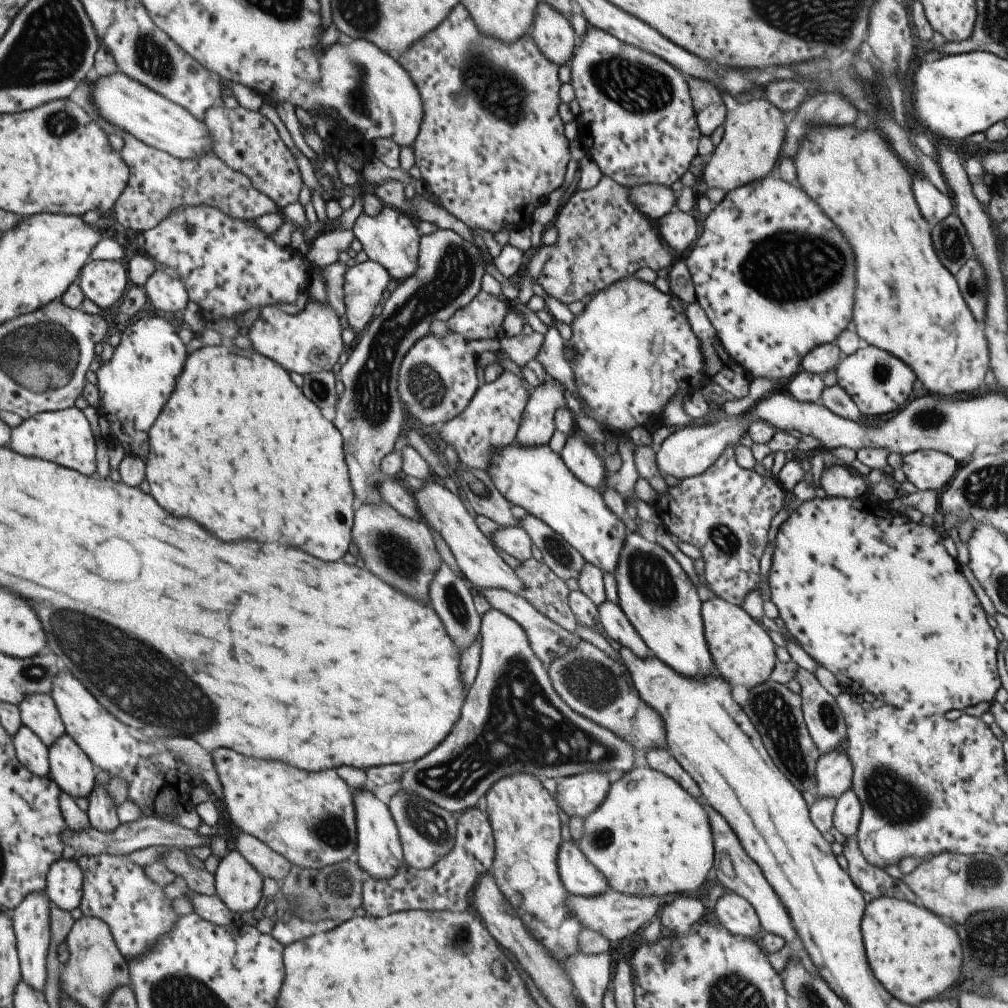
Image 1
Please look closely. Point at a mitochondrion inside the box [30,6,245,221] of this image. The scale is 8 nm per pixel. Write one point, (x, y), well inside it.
(150, 55)

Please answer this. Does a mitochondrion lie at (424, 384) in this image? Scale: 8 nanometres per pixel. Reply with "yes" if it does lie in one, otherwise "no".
yes

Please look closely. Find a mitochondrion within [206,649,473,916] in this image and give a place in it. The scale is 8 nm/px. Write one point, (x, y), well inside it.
(423, 819)

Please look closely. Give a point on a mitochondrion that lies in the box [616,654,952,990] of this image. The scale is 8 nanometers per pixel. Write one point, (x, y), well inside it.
(897, 801)

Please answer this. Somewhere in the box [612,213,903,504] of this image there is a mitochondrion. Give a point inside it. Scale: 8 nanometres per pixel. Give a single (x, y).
(788, 267)

